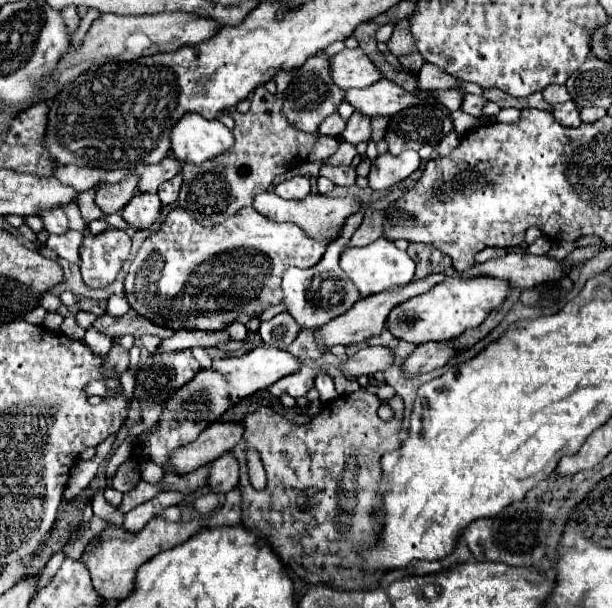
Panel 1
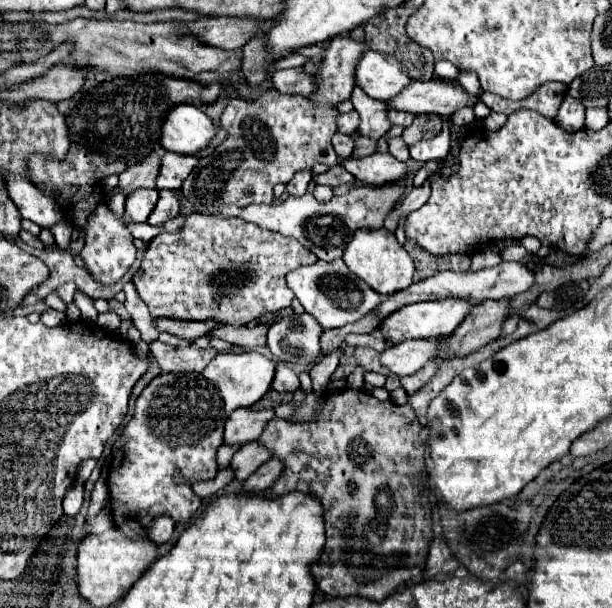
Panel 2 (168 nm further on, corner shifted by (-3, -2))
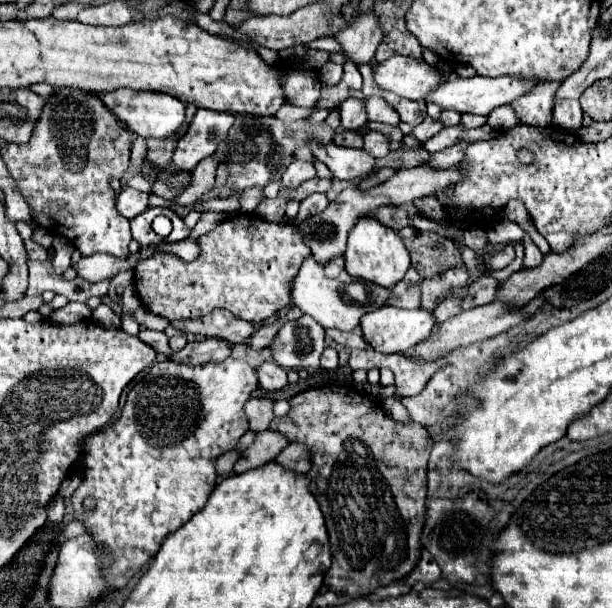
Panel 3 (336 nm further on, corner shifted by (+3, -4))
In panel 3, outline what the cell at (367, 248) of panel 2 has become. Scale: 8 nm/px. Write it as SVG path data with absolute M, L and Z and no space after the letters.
M362 217L350 231L348 235L348 249L344 253L346 259L346 271L352 277L382 285L382 287L394 287L408 271L410 267L410 255L408 249L404 247L402 239L398 237L396 231L390 227L384 227L380 221L374 217Z

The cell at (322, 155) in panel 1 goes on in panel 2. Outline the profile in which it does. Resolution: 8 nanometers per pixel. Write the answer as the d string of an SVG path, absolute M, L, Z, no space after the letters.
M336 133L336 135L332 137L332 145L334 145L334 151L336 151L336 155L338 155L340 161L346 161L346 159L352 155L352 147L354 147L352 137Z

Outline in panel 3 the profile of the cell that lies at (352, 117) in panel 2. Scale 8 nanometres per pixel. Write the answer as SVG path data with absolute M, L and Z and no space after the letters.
M348 97L342 105L340 105L340 121L342 121L342 127L344 129L362 129L364 123L368 121L366 117L366 105L362 99L354 99L354 97Z

